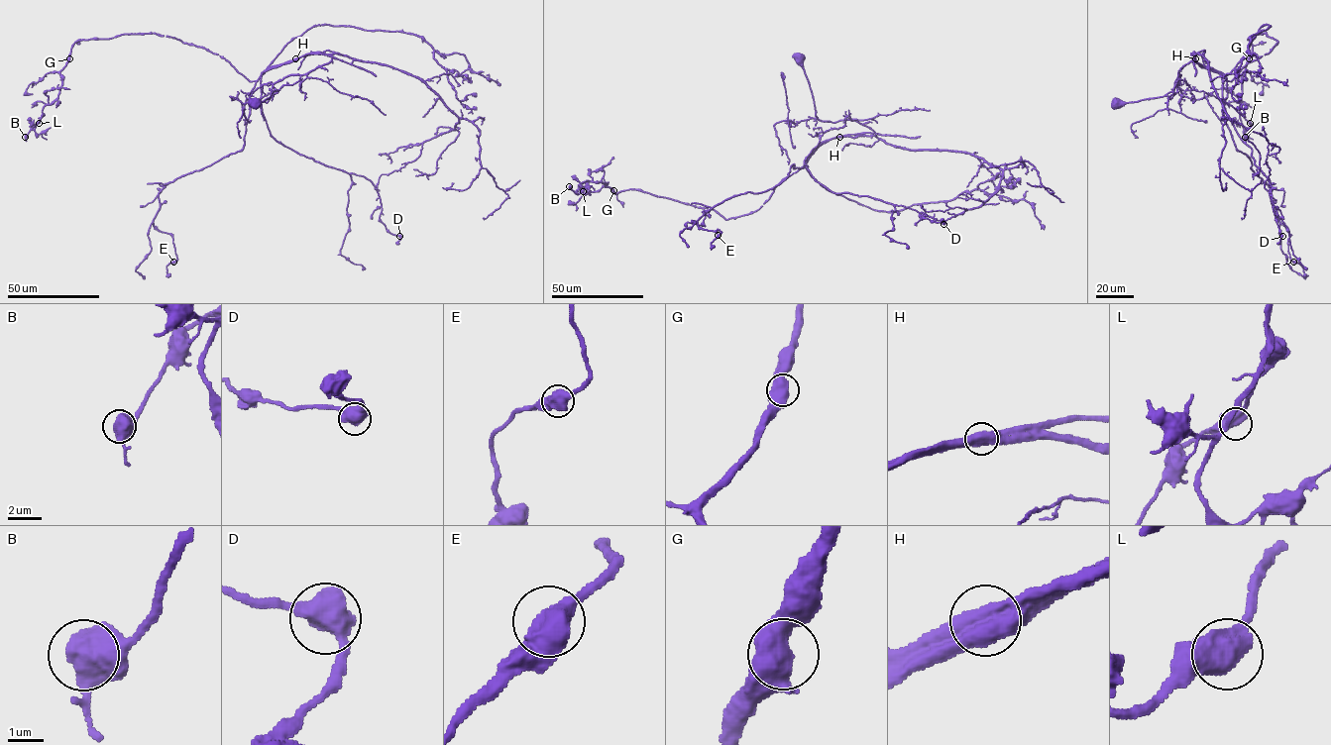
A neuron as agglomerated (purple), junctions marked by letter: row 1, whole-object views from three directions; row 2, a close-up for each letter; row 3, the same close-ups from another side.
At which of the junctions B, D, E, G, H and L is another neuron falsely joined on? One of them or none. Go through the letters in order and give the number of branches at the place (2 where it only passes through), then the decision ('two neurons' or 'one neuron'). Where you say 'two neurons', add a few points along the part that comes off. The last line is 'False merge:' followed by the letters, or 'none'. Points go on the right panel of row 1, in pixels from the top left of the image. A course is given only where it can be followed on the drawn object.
B: branches 2; one neuron
D: branches 2; one neuron
E: branches 2; one neuron
G: branches 2; one neuron
H: branches 2; two neurons; course (1195, 58), (1225, 78), (1223, 118), (1235, 148), (1271, 190), (1273, 209), (1288, 232), (1290, 259), (1305, 277)
L: branches 2; one neuron
False merge: H

